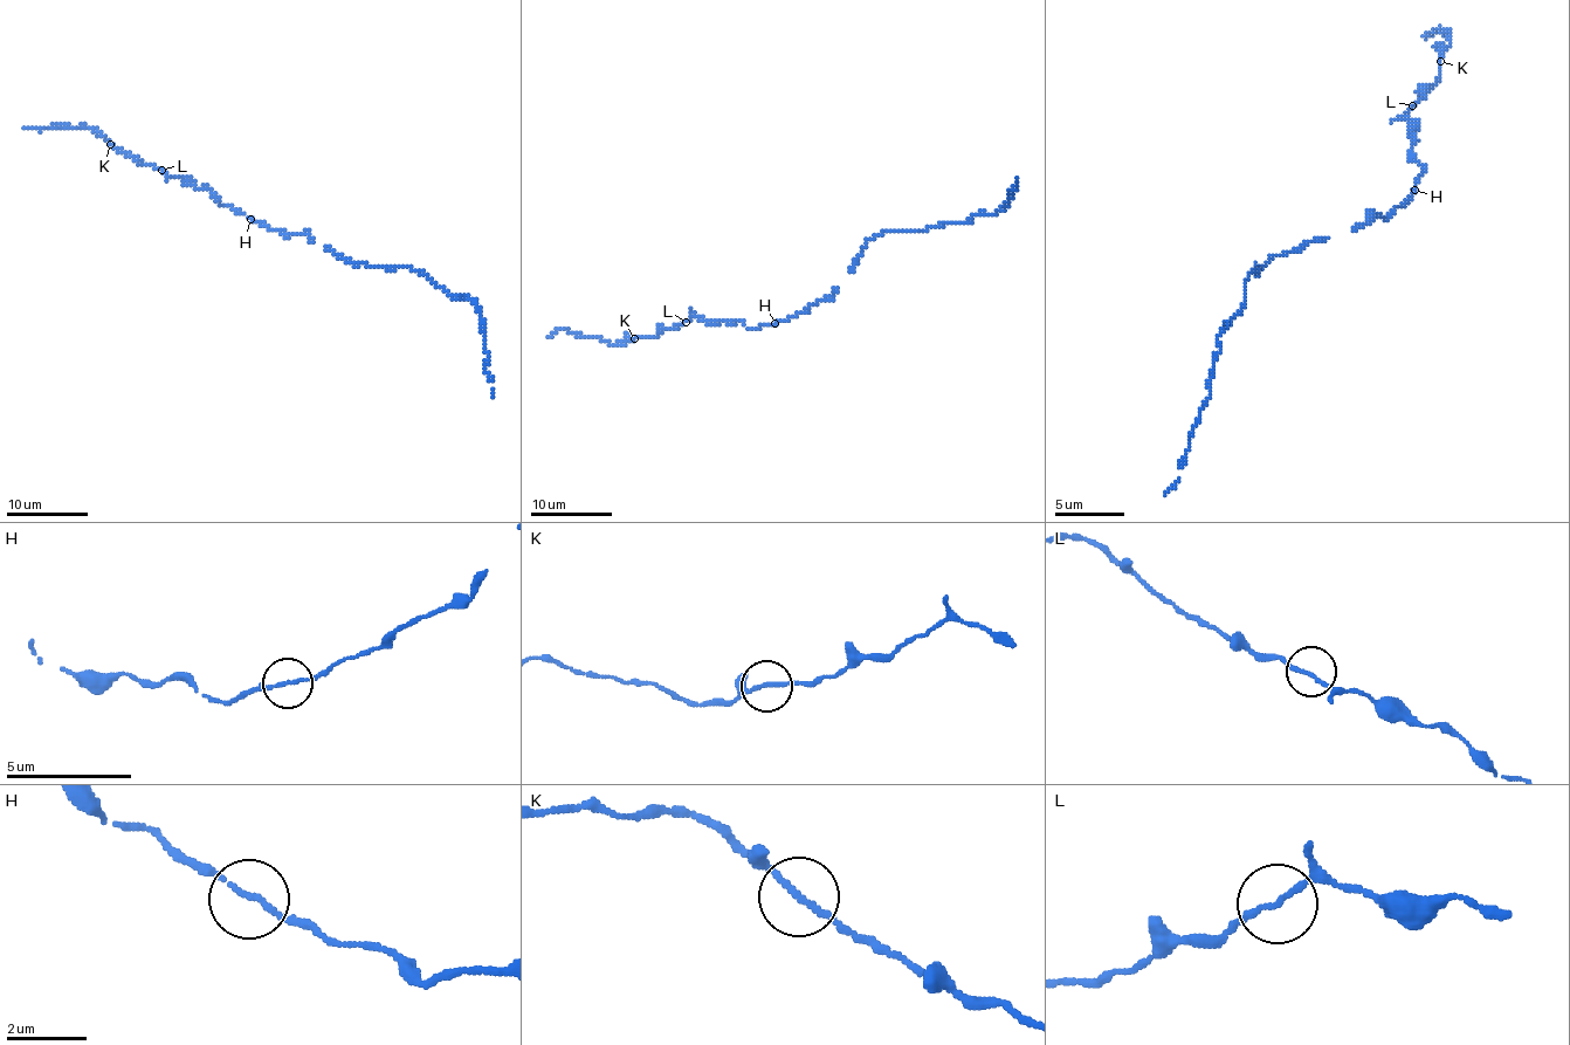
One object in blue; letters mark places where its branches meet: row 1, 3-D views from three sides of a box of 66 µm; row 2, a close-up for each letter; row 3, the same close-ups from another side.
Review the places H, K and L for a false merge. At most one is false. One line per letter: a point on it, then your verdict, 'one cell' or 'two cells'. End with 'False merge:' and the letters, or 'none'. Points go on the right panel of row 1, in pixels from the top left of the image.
H: place (1414, 190); one cell
K: place (1440, 61); one cell
L: place (1412, 105); one cell
False merge: none

